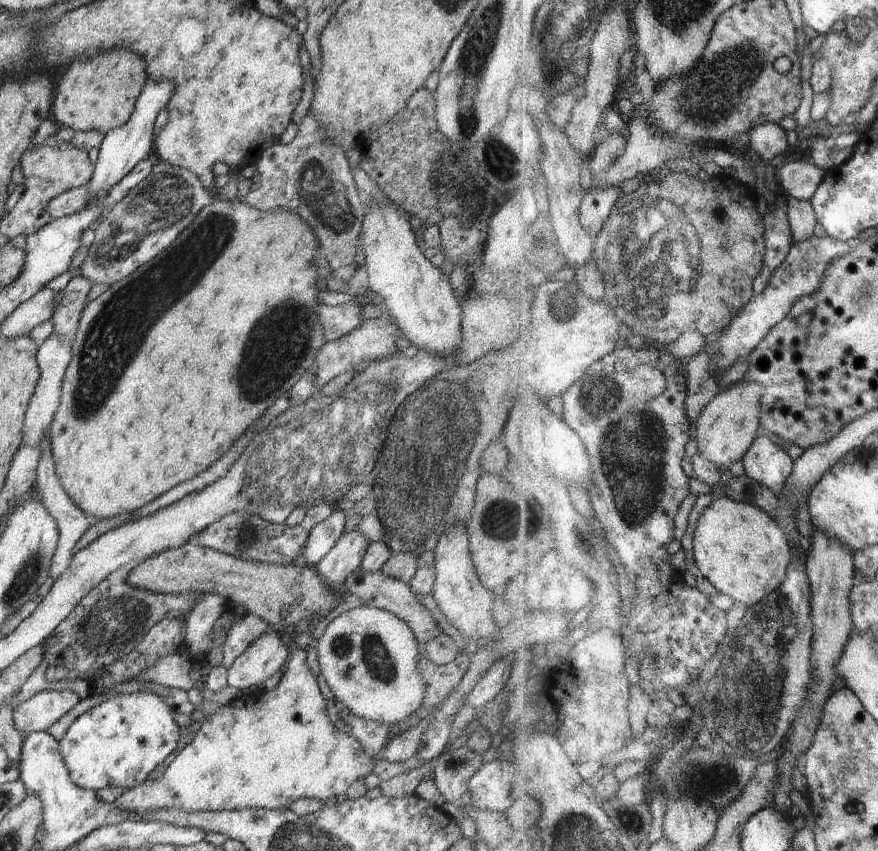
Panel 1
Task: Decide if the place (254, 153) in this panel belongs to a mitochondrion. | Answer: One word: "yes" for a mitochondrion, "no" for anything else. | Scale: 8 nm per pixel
no

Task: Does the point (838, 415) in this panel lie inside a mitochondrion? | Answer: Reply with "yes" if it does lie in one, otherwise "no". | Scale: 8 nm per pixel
no

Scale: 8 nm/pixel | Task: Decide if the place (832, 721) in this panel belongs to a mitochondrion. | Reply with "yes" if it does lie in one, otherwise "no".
no

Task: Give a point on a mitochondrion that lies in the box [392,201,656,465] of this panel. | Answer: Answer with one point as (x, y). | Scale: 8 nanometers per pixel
(544, 242)

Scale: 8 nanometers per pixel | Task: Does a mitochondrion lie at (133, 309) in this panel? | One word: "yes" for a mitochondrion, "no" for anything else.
yes

